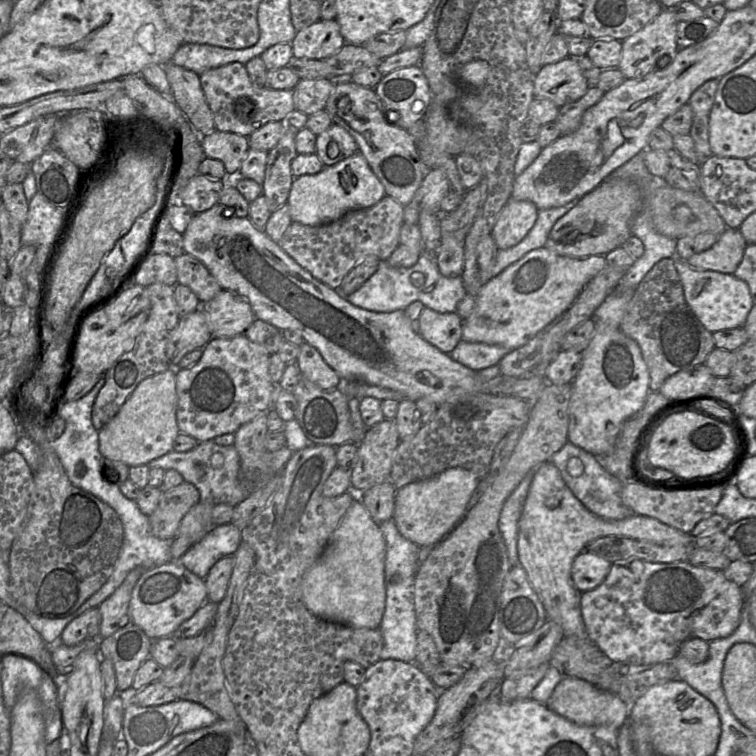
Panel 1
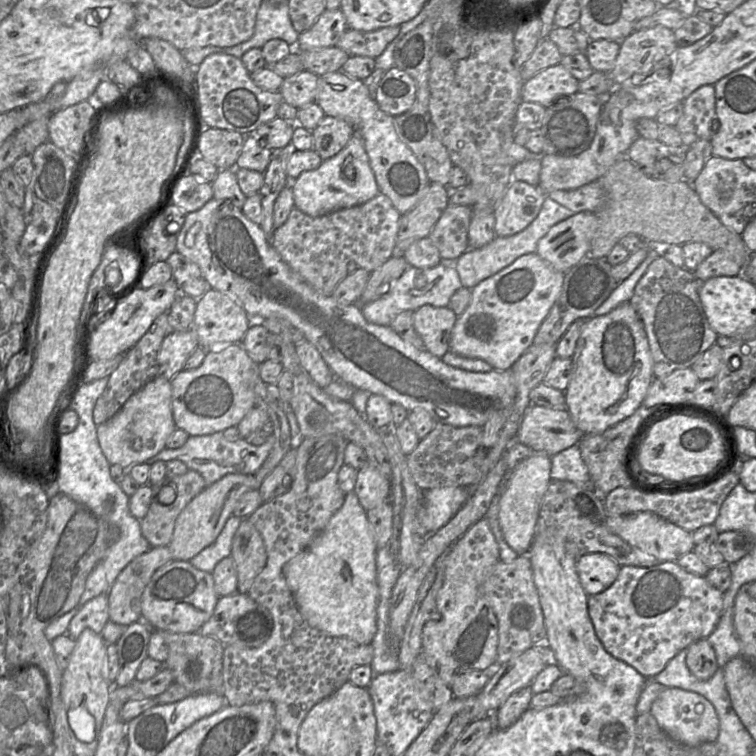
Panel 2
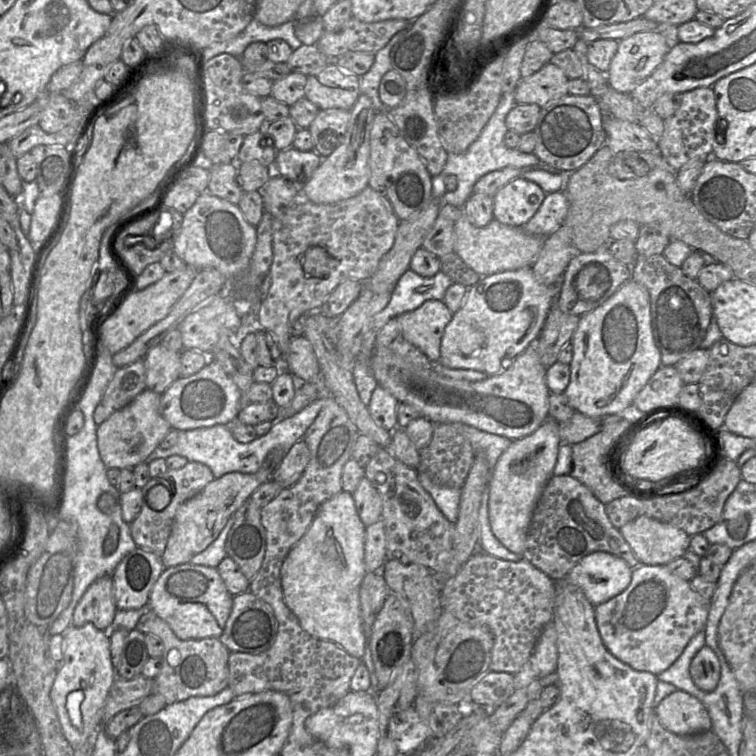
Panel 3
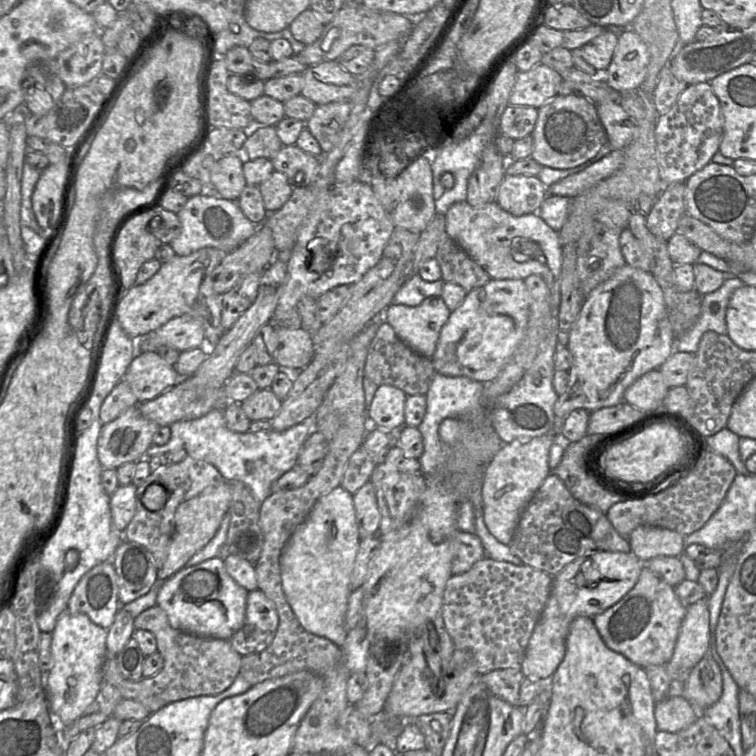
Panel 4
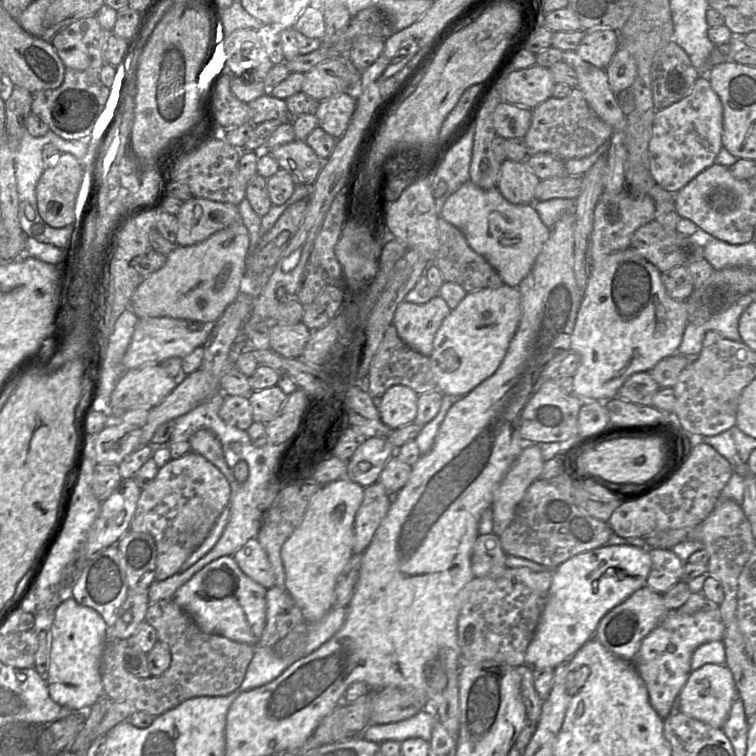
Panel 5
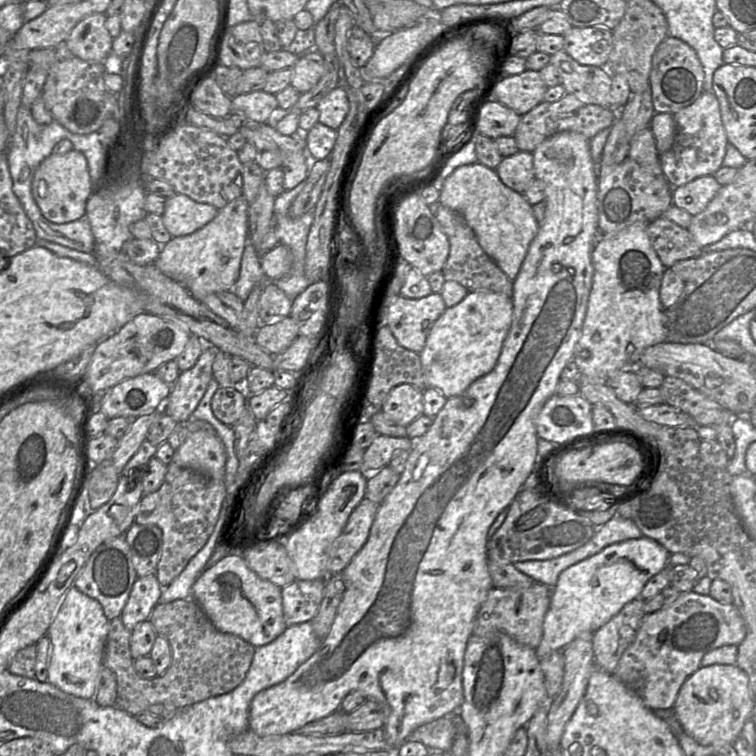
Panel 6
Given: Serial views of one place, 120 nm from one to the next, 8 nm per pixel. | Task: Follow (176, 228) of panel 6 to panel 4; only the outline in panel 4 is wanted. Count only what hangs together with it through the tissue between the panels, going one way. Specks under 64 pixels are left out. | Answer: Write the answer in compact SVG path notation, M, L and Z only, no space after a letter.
M198 194L189 197L181 211L177 213L181 222L181 232L170 242L178 256L188 256L202 248L212 247L231 252L257 231L235 201Z

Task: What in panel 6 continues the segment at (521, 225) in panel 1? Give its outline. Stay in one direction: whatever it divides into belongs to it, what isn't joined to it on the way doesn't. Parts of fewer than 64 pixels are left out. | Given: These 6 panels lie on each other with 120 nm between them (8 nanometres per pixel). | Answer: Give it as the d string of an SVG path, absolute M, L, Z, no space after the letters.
M518 151L509 157L503 158L496 173L504 185L518 193L524 193L536 178L531 152Z

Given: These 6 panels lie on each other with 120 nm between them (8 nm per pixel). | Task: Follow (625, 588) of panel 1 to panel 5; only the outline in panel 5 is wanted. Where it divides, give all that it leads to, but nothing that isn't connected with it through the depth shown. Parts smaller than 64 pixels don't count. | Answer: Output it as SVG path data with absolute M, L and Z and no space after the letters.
M645 586L606 613L599 621L594 637L619 658L632 661L643 638L660 623L667 612L662 594Z

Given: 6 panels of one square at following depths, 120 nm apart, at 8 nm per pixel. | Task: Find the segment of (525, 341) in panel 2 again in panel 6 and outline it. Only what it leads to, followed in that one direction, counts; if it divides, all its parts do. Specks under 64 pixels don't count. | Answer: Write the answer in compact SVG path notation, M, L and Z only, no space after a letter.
M491 291L469 292L460 303L446 308L419 353L427 387L437 389L448 399L463 394L475 380L491 372L511 327L512 316L512 299Z

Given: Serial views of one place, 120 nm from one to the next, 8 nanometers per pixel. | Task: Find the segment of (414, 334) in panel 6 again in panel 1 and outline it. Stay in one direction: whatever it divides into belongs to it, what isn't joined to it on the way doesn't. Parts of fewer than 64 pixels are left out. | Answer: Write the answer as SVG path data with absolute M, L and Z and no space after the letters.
M424 308L419 317L420 335L445 354L450 354L462 340L464 320L456 313L440 313Z

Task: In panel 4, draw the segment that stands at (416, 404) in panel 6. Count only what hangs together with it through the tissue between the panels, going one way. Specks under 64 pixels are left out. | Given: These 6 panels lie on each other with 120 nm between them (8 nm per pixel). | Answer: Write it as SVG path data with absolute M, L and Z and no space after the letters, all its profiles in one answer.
M378 386L370 407L370 426L387 431L399 431L405 425L404 407L407 395L394 386Z

